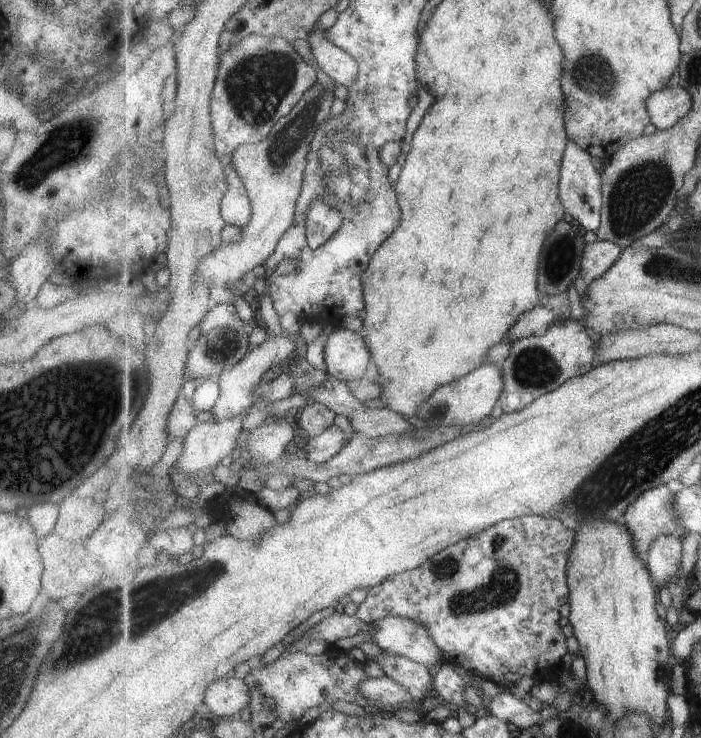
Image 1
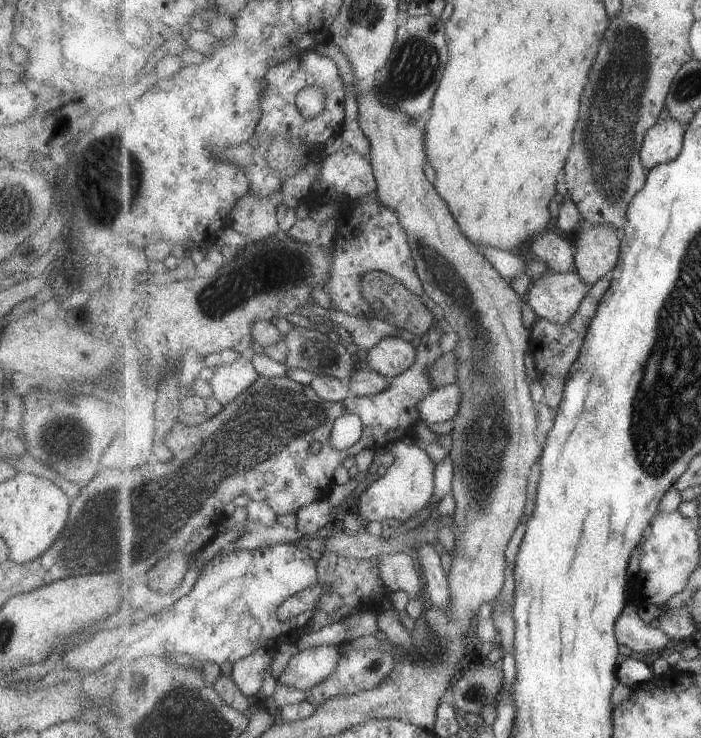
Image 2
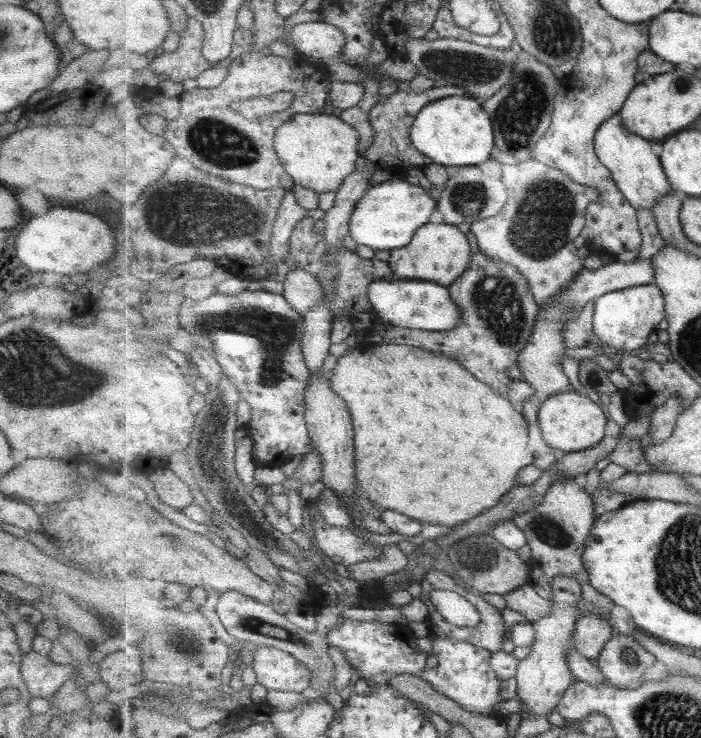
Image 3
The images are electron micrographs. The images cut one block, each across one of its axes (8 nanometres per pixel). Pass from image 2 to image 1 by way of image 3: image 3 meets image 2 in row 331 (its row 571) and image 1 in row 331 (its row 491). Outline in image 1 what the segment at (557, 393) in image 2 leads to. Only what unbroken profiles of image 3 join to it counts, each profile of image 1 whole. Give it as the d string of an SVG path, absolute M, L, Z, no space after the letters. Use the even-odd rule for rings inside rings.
M562 318L546 334L525 336L514 342L509 358L501 367L506 385L500 397L504 413L524 410L537 398L558 390L567 380L594 370L596 343L589 338L585 329L575 320Z

